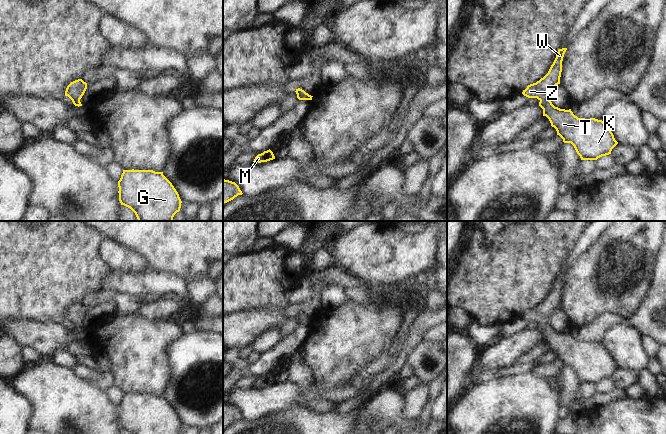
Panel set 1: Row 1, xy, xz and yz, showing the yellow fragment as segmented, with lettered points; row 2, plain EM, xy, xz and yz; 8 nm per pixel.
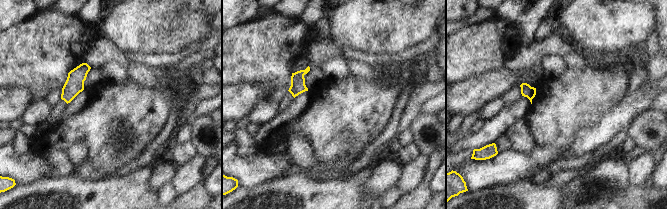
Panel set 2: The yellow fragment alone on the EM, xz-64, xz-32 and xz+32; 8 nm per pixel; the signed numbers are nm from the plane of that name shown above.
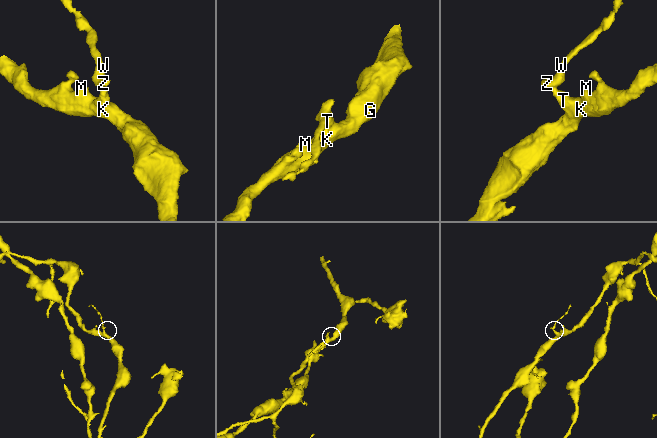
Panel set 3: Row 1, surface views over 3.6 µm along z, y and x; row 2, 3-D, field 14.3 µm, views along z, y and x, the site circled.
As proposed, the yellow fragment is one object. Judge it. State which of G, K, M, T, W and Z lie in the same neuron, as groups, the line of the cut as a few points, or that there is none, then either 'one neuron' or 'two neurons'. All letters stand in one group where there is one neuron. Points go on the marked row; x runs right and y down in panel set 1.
G K M T W Z; no cut; one neuron

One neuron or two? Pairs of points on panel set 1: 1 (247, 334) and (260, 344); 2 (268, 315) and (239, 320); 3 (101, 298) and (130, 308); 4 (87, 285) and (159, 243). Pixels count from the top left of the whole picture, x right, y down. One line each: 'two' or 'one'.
1: two
2: one
3: one
4: two

